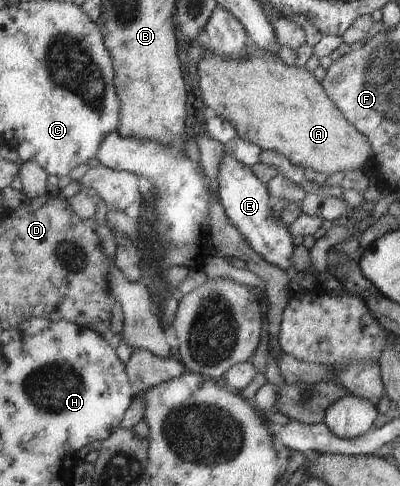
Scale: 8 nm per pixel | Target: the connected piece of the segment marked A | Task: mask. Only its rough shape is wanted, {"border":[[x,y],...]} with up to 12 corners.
{"border":[[278,55],[197,62],[237,138],[332,175],[371,144]]}

